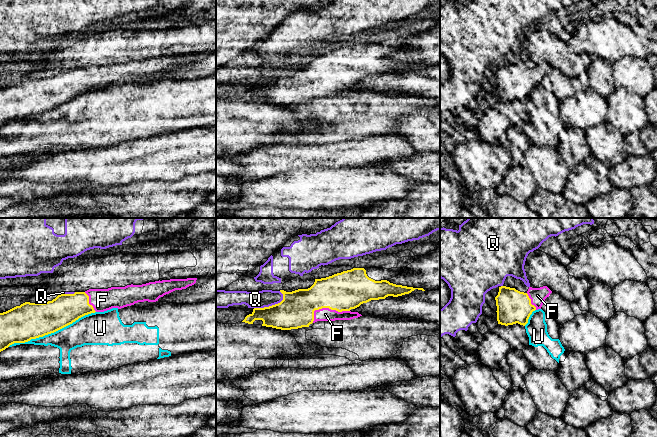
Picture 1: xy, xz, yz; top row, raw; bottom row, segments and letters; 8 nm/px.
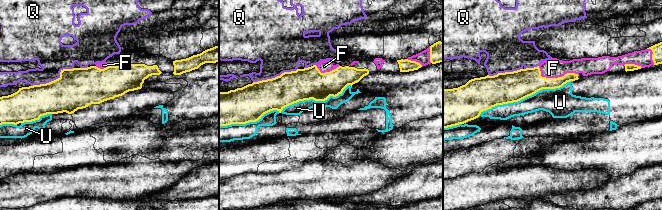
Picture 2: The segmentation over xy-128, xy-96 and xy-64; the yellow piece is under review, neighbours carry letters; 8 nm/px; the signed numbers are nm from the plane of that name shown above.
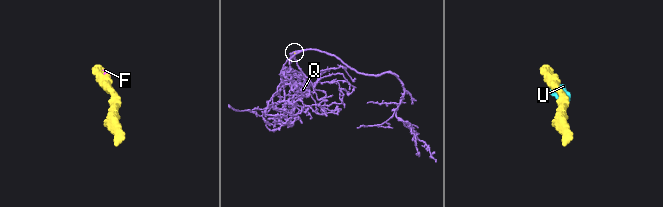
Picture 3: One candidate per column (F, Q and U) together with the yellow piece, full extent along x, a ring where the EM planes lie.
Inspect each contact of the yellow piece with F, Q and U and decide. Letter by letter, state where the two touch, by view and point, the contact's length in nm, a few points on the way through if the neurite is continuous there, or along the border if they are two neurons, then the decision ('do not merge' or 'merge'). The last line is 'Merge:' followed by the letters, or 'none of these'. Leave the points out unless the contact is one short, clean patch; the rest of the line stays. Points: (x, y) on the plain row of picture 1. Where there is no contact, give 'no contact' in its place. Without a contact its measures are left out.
F: xz (326, 83) | 320 nm | merge
Q: xz (270, 82) | 260 nm | do not merge
U: xy (51, 108) | 750 nm | do not merge
Merge: F

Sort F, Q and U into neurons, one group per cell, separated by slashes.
F / Q / U

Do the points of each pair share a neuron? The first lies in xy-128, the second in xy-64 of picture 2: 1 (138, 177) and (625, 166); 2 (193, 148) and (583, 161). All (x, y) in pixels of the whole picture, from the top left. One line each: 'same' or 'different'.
1: different
2: same

